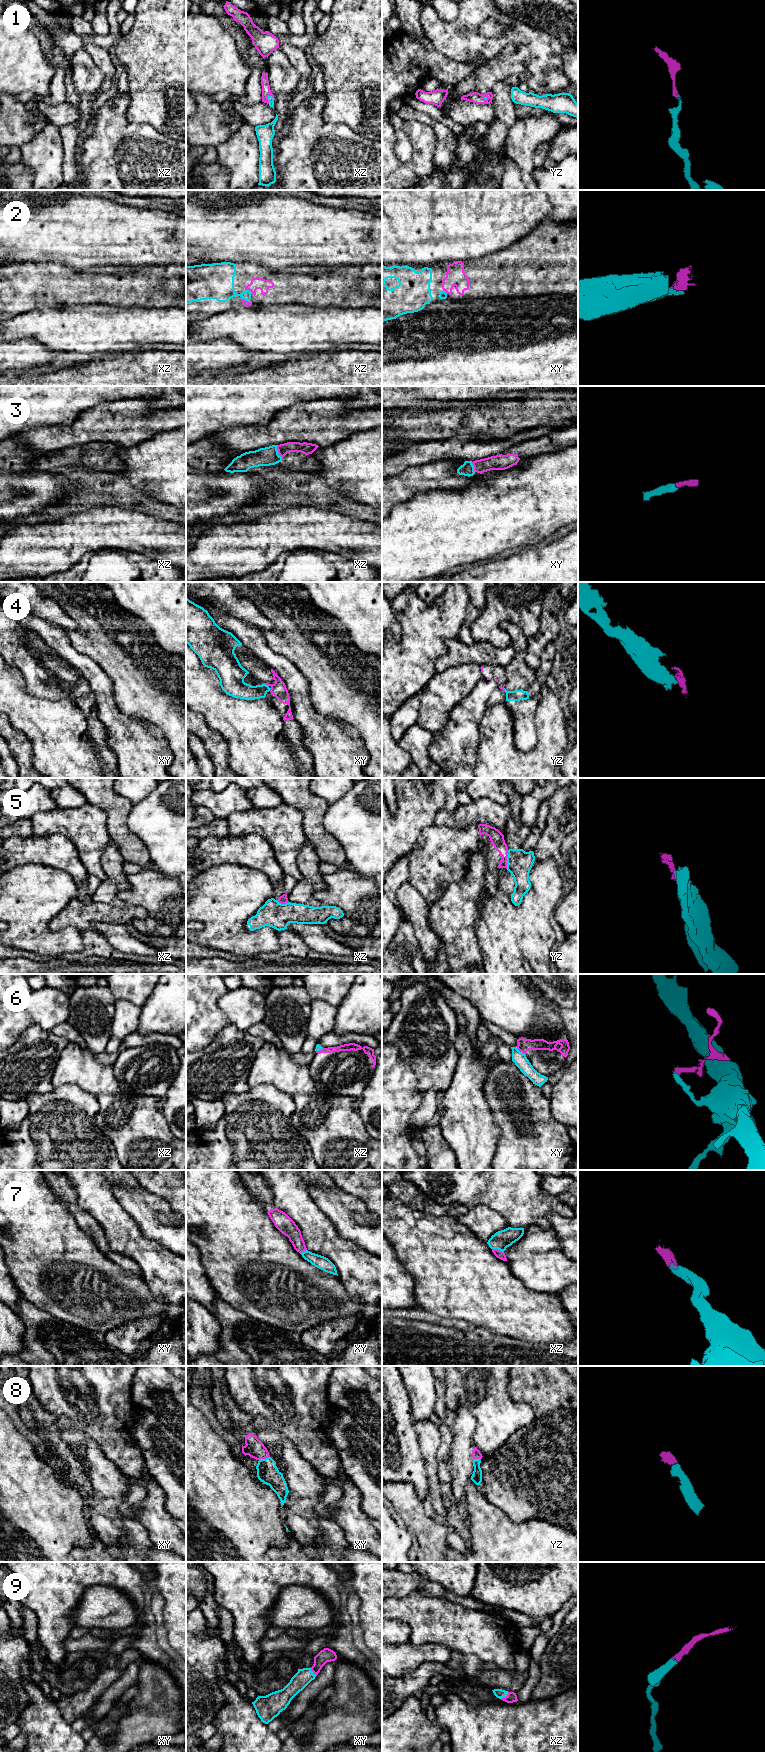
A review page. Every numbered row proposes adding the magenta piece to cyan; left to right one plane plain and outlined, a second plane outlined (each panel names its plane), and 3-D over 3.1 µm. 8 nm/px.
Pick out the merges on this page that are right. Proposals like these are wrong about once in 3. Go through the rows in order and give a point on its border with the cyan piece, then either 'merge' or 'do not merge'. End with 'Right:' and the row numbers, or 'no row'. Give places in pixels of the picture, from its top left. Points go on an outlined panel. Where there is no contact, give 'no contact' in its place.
1: contact xz (267, 97); merge
2: contact xz (248, 290); merge
3: contact xz (277, 451); merge
4: contact xy (265, 684); do not merge
5: contact yz (507, 859); do not merge
6: contact xy (519, 1051); do not merge
7: contact xz (498, 1249); merge
8: contact xy (264, 1459); merge
9: contact xz (504, 1696); merge
Right: 1, 2, 3, 7, 8, 9

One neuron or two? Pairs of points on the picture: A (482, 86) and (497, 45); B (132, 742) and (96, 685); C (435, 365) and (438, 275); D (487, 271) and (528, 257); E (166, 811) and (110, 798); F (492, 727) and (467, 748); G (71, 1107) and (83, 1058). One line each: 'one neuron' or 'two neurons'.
A: two neurons
B: one neuron
C: two neurons
D: one neuron
E: two neurons
F: two neurons
G: two neurons

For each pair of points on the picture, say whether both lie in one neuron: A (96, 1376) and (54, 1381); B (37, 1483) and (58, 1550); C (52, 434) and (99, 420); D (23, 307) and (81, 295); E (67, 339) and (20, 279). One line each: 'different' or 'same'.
A: same
B: same
C: same
D: same
E: different

